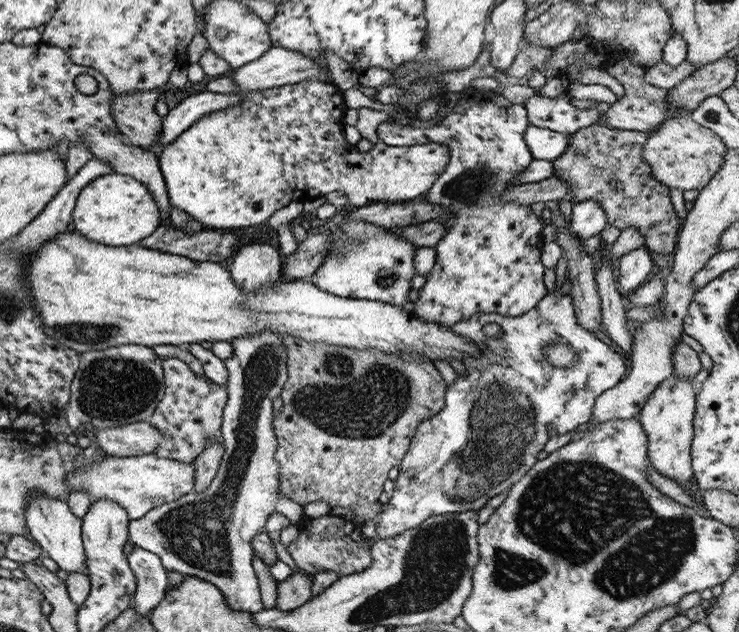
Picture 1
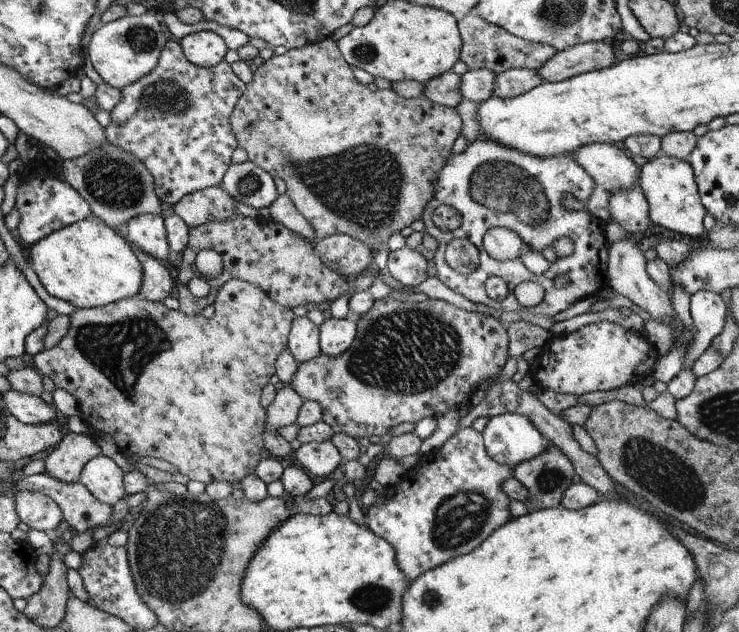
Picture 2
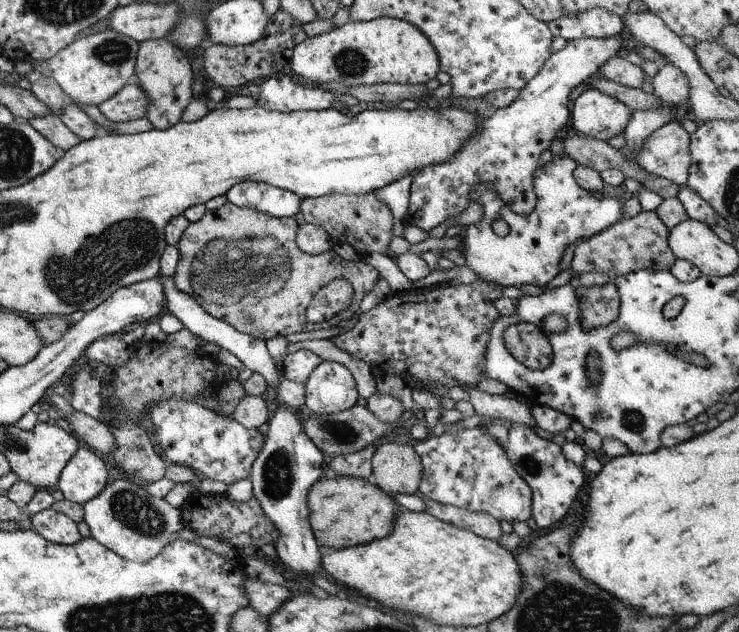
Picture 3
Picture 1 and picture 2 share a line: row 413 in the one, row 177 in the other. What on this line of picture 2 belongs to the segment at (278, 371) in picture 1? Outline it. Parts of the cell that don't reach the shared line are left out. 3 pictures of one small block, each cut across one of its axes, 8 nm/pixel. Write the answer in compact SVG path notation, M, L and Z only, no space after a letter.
M249 160L230 163L219 186L233 201L257 210L267 208L278 197L273 177Z

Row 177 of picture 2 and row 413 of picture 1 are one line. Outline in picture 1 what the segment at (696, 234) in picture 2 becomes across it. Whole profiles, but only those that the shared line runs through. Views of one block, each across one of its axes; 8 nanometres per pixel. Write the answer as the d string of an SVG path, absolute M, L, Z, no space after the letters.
M670 376L651 392L651 396L635 416L647 438L647 460L651 468L683 487L688 487L689 478L692 476L690 445L694 431L695 399L691 380Z

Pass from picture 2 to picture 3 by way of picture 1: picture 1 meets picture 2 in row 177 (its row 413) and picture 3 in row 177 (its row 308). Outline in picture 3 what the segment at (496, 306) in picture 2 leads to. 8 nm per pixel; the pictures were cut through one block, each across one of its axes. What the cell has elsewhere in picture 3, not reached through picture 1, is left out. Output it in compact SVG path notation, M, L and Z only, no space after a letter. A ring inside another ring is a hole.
M564 152L562 155L553 155L542 165L539 164L532 172L532 187L536 196L534 209L527 216L517 216L503 204L499 195L494 192L494 186L491 183L477 183L469 189L468 199L477 202L481 206L482 215L477 223L467 225L464 235L461 235L463 247L461 253L465 261L464 265L471 269L481 281L491 281L499 287L518 287L521 284L529 286L544 286L553 277L559 273L559 261L563 250L569 246L575 239L586 239L605 227L621 220L622 202L610 198L597 200L589 192L579 188L573 173L576 162L569 158ZM495 220L501 220L507 224L508 232L501 237L495 234L491 229L491 224Z

